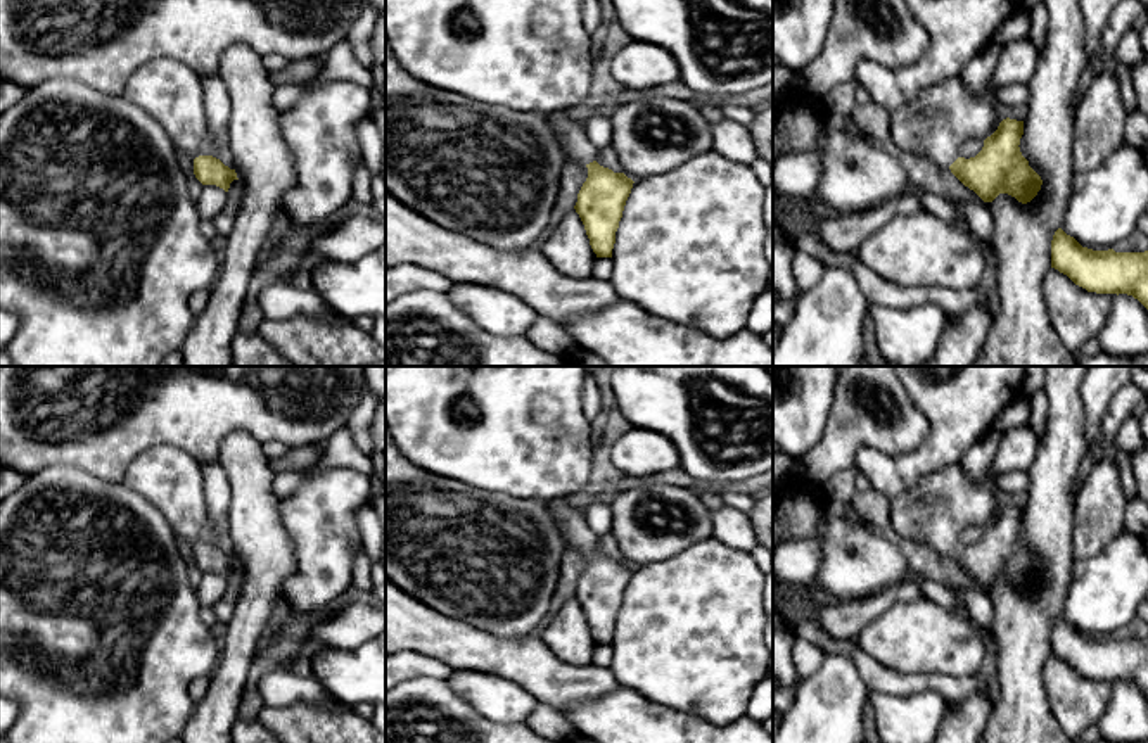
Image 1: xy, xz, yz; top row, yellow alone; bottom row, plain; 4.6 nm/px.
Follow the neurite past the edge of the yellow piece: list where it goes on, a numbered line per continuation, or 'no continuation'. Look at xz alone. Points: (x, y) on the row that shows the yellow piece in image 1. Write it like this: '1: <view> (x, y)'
1: xz (573, 137)

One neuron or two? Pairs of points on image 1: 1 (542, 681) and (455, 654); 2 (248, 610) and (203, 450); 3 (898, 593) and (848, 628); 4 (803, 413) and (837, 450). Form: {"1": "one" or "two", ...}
{"1": "one", "2": "two", "3": "one", "4": "two"}

